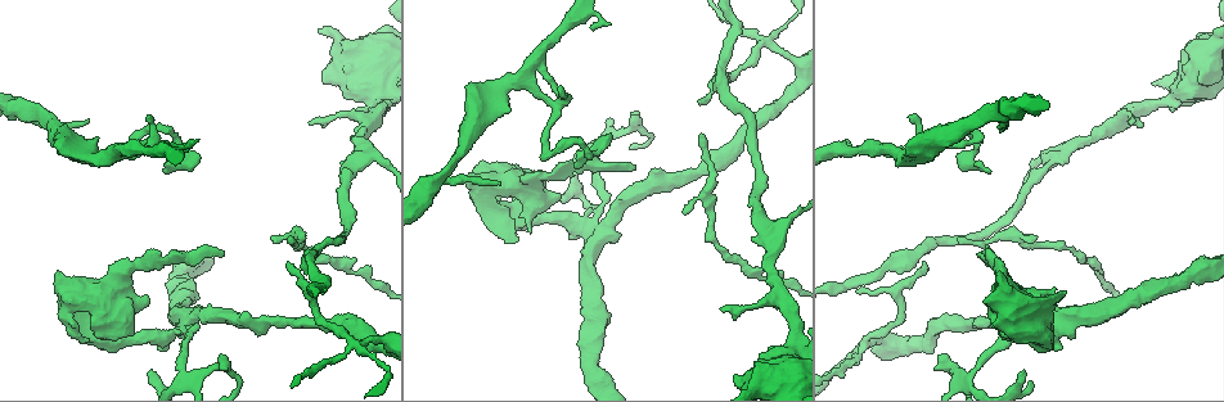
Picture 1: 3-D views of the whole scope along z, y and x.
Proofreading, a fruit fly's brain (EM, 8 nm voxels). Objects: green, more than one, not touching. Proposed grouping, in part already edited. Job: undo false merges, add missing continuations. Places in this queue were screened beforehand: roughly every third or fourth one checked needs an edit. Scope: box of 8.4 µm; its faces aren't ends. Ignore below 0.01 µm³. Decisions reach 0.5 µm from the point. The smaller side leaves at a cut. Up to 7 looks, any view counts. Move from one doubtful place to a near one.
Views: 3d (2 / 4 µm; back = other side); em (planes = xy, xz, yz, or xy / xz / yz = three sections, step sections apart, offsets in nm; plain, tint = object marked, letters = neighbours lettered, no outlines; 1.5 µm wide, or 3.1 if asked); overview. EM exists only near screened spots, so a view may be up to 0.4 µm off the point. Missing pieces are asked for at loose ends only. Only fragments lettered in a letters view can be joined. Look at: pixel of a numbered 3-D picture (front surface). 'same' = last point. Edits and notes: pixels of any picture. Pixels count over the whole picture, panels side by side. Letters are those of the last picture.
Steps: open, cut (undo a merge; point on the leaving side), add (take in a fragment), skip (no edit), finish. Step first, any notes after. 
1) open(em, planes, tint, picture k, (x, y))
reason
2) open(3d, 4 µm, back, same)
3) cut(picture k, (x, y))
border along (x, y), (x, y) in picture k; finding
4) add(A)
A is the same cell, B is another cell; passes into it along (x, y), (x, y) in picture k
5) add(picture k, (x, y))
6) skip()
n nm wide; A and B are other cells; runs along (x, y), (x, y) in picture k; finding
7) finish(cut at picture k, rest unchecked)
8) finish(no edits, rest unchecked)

open(em, planes, plain, picture 1, (224, 254))
long arm stops here

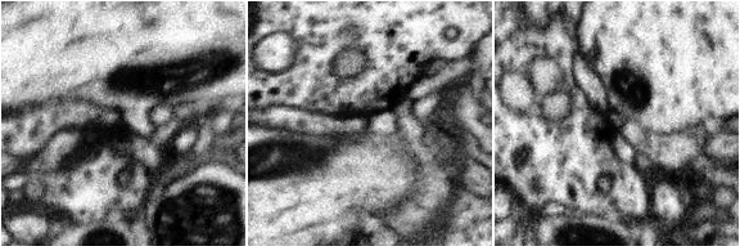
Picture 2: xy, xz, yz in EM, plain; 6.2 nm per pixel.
open(em, planes, letters, same)

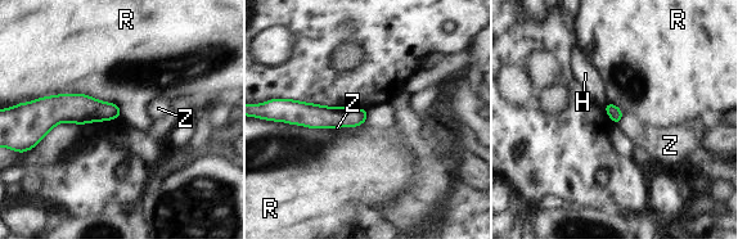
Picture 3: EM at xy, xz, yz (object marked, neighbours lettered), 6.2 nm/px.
skip()
H, R and Z are other cells; runs along (291, 112), (311, 116), (364, 115) in picture 3; none of them fits

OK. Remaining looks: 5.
open(em, planes, letters, picture 1, (722, 247))
thin neck

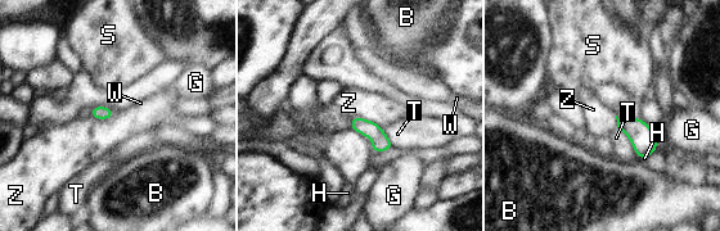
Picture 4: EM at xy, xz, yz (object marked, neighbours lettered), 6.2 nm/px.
skip()
B, G, H, S, T, W and Z are other cells; border along (350, 119), (363, 117), (379, 125) in picture 4; all the same cell

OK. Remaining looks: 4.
open(3d, 4 µm, picture 1, (110, 157))
three arms meet

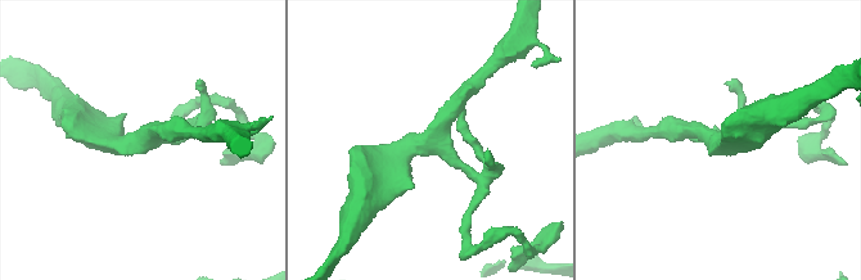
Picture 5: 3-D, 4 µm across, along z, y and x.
open(em, xy, step 8, tint, picture 5, (434, 142))

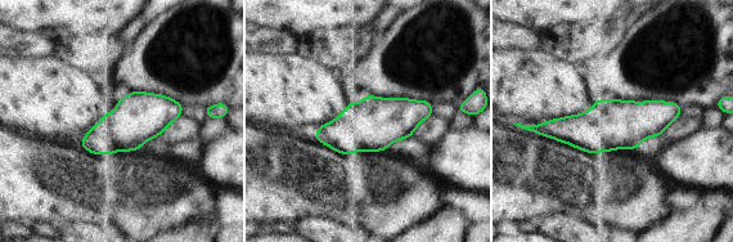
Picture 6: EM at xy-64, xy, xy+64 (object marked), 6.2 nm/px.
open(em, planes, letters, same)
another direction

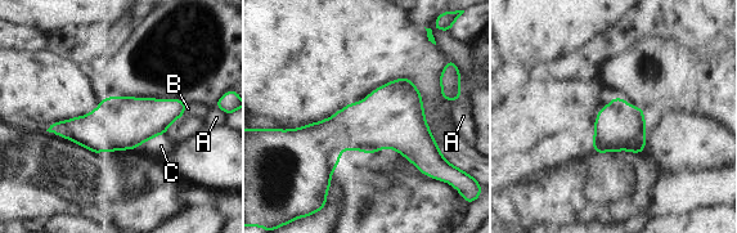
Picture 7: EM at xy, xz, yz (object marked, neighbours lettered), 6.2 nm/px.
skip()
340 nm wide; A, B and C are other cells; border along (163, 133), (145, 142) in picture 7; continuous, no second cell

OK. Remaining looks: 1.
finish(no edits, rest unchecked)

